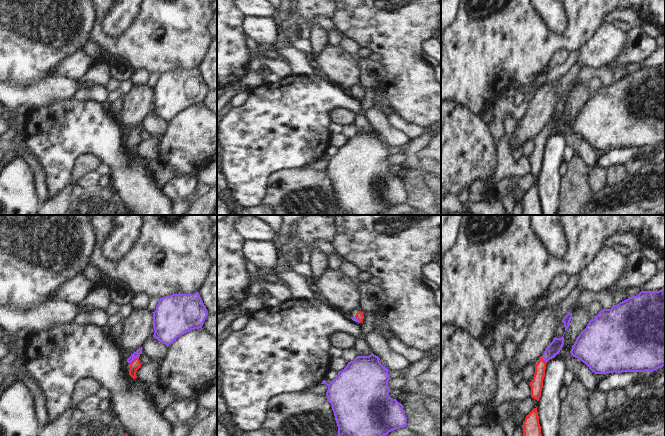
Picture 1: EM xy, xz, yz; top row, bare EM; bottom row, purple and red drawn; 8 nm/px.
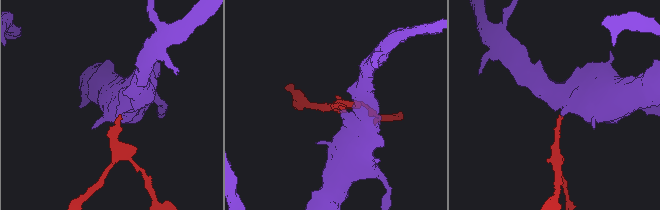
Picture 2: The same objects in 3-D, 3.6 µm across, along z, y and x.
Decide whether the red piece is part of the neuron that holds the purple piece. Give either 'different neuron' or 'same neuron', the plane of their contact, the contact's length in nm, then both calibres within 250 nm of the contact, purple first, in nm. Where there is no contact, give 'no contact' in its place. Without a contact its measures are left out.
same neuron; contact in xy; length 90 nm; calibres 50 and 80 nm

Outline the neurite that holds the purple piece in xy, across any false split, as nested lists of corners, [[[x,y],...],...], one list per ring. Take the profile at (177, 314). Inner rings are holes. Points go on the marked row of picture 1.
[[[198,292],[160,298],[153,313],[153,337],[167,347],[185,333],[202,328],[208,311]]]

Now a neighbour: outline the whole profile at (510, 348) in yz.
[[[507,340],[504,344],[503,351],[506,362],[510,362],[515,357],[515,354],[519,348],[513,340]]]

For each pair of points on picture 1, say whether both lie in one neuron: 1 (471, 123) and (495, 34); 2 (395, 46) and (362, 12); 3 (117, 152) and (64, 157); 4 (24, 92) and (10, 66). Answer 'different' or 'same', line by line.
1: different
2: same
3: same
4: different

